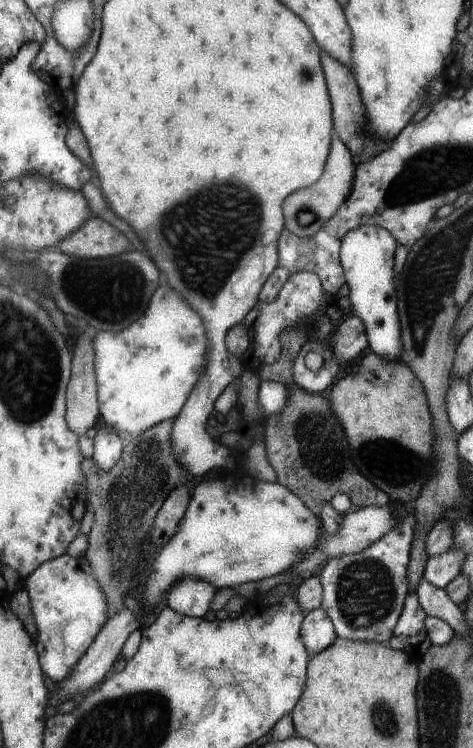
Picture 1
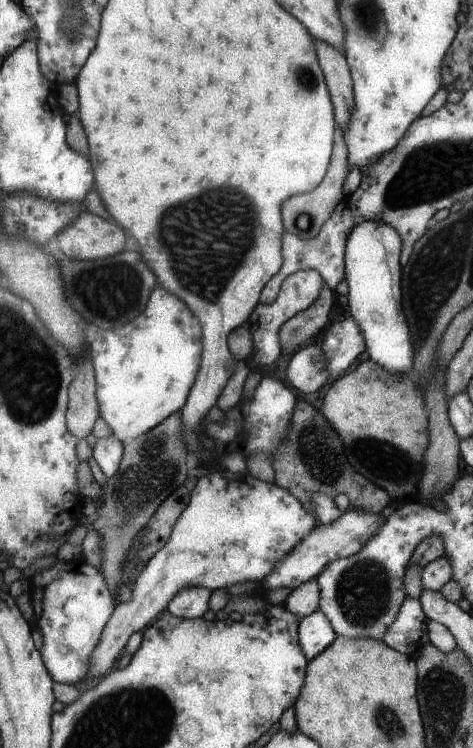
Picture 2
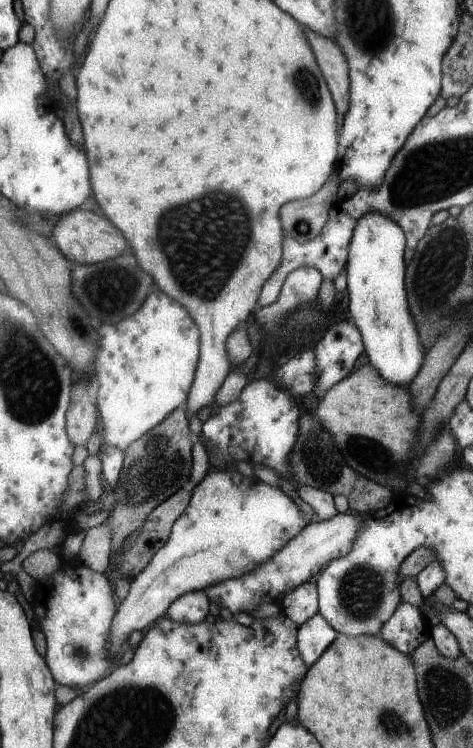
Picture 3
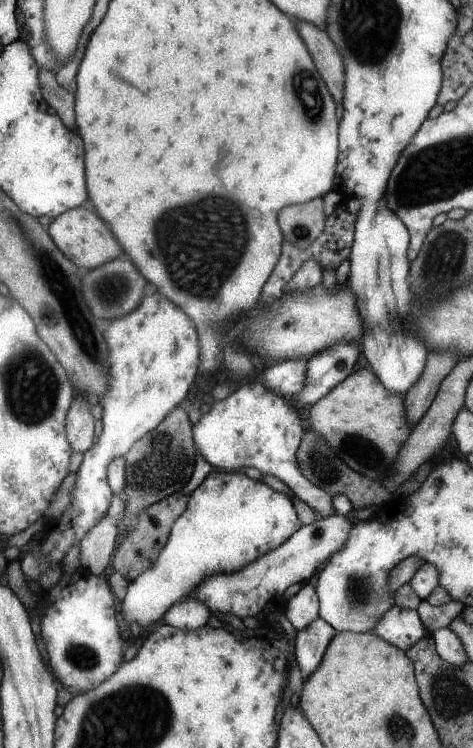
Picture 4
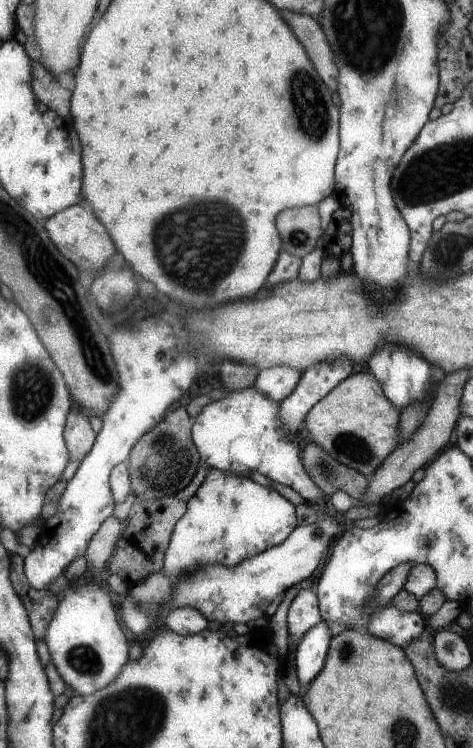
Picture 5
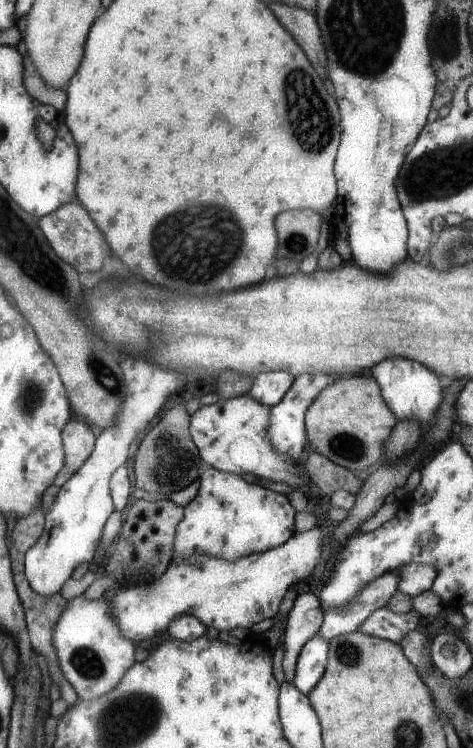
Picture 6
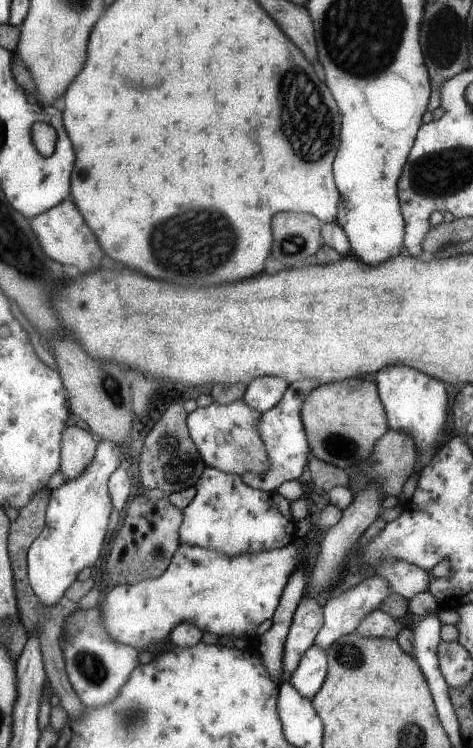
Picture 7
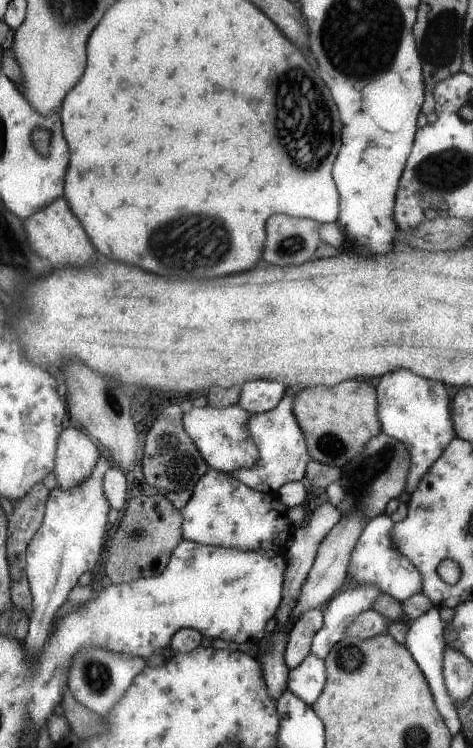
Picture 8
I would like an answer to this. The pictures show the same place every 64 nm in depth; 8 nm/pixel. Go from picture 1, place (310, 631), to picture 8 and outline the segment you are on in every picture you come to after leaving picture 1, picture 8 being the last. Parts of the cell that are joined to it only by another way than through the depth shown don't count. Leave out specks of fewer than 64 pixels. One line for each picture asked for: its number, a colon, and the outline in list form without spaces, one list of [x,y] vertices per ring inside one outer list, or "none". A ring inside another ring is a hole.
2: [[[315,610],[313,614],[301,618],[297,636],[299,636],[299,646],[309,662],[315,656],[319,656],[327,646],[331,646],[333,640],[337,638],[335,630],[331,628],[331,622],[321,610]]]
3: [[[317,612],[307,622],[297,628],[297,650],[305,666],[311,668],[313,662],[327,650],[327,646],[337,638],[337,630],[333,630],[327,620]]]
4: [[[315,618],[313,622],[309,622],[305,630],[297,632],[293,640],[293,648],[295,648],[293,652],[295,652],[297,666],[301,670],[301,676],[305,680],[319,666],[333,636],[337,636],[337,630],[331,624],[327,624],[323,618]]]
5: [[[319,622],[317,626],[311,626],[299,638],[299,646],[295,648],[295,678],[303,686],[303,690],[307,690],[307,686],[323,668],[329,642],[331,642],[331,636],[323,622]]]
6: [[[317,630],[313,638],[305,642],[305,646],[297,656],[297,668],[291,684],[299,692],[309,694],[309,690],[317,686],[319,678],[323,676],[323,670],[327,668],[327,652],[329,652],[329,642]]]
7: [[[309,646],[303,652],[297,668],[291,672],[291,676],[287,676],[287,682],[297,690],[299,696],[311,700],[319,690],[319,686],[323,684],[325,676],[327,676],[327,652]]]
8: [[[307,654],[303,662],[293,668],[287,676],[287,690],[297,696],[303,704],[313,706],[325,686],[325,660]]]

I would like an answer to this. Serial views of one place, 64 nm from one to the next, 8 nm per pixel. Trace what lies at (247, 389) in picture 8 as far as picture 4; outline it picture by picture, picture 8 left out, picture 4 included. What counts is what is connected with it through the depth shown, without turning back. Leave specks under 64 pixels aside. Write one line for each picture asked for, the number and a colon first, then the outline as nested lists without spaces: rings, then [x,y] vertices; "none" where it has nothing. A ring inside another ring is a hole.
4: [[[305,358],[283,360],[267,370],[263,370],[261,386],[275,396],[291,398],[303,388],[305,382]]]
5: [[[275,366],[269,370],[261,370],[255,378],[253,388],[257,390],[257,394],[263,394],[265,398],[279,404],[295,388],[297,380],[299,380],[299,370],[295,372],[289,366]]]
6: [[[283,370],[277,372],[261,372],[255,376],[251,390],[247,392],[253,400],[273,408],[281,402],[281,398],[285,396],[285,392],[291,388],[293,384],[293,376],[285,374]]]
7: [[[261,376],[261,378],[255,378],[247,384],[247,390],[241,400],[249,408],[263,414],[263,412],[271,410],[273,406],[277,406],[277,402],[283,398],[287,386],[289,384],[277,376]]]

